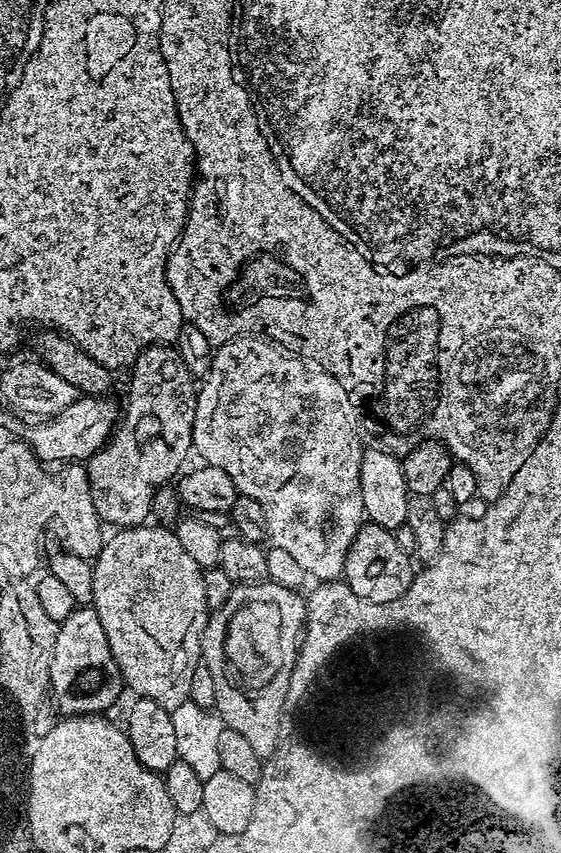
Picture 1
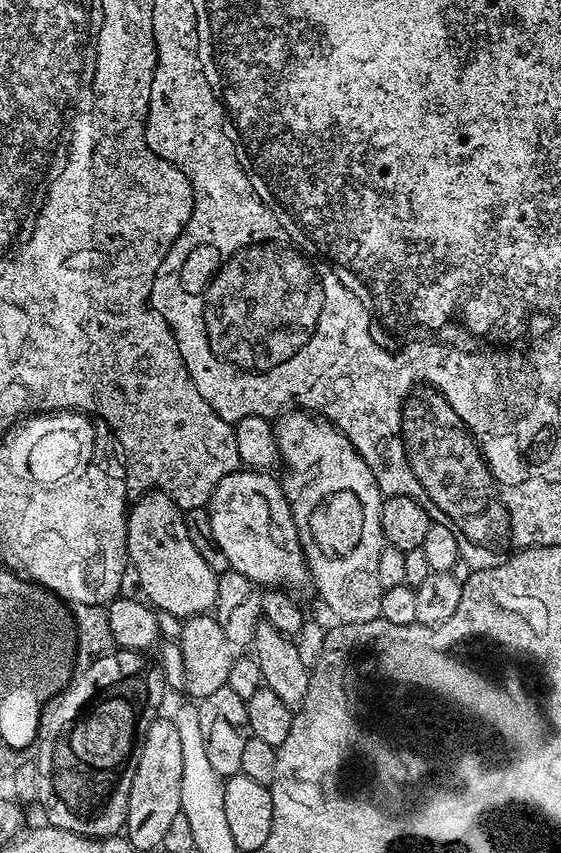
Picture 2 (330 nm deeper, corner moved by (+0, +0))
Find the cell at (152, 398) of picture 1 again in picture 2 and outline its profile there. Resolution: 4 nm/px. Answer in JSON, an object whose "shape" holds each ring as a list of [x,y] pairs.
{"shape":[[[149,490],[139,499],[128,510],[128,559],[144,591],[143,599],[168,616],[187,618],[211,613],[216,607],[218,574],[206,566],[206,558],[190,542],[184,512],[166,492]]]}

